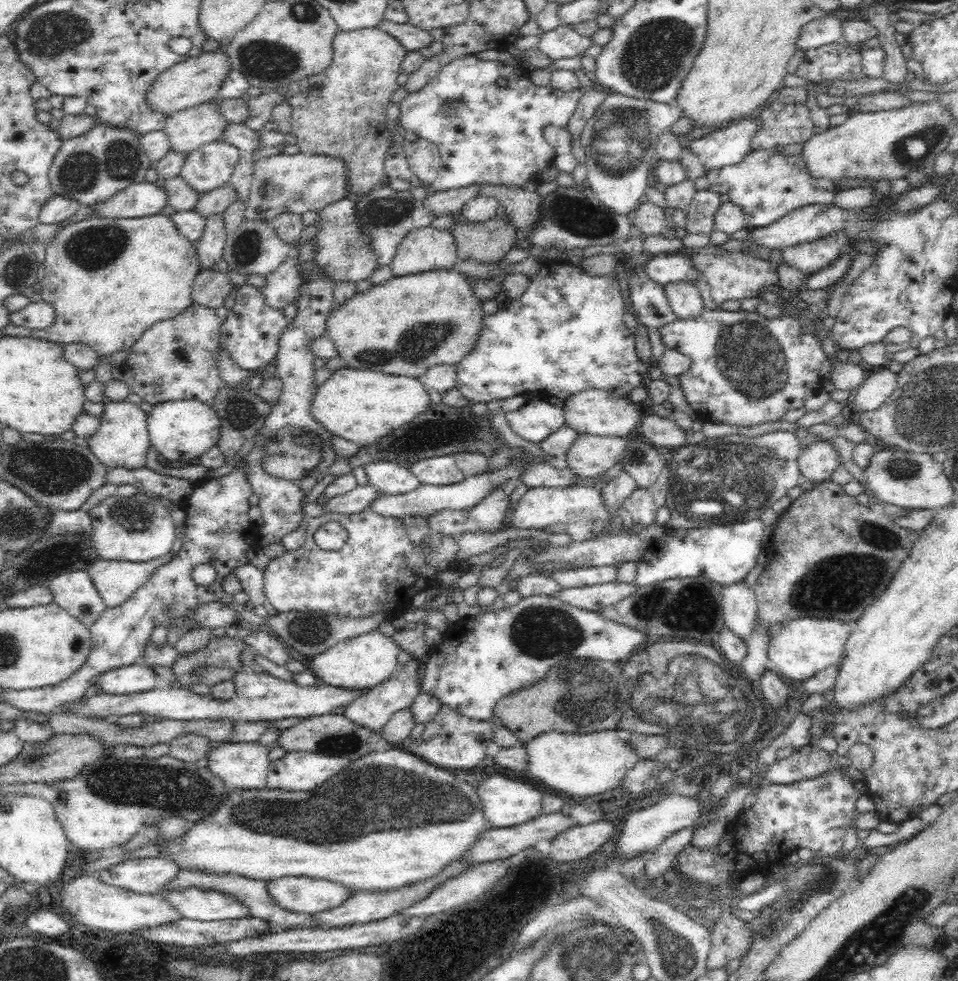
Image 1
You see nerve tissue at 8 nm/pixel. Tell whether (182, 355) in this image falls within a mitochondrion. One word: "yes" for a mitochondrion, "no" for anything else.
yes

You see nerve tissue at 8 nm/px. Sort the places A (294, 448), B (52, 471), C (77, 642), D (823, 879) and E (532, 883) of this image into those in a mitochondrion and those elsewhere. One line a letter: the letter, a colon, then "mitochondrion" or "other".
A: mitochondrion
B: mitochondrion
C: mitochondrion
D: mitochondrion
E: other

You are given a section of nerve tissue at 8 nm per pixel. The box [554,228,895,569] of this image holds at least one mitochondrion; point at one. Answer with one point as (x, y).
(747, 474)

